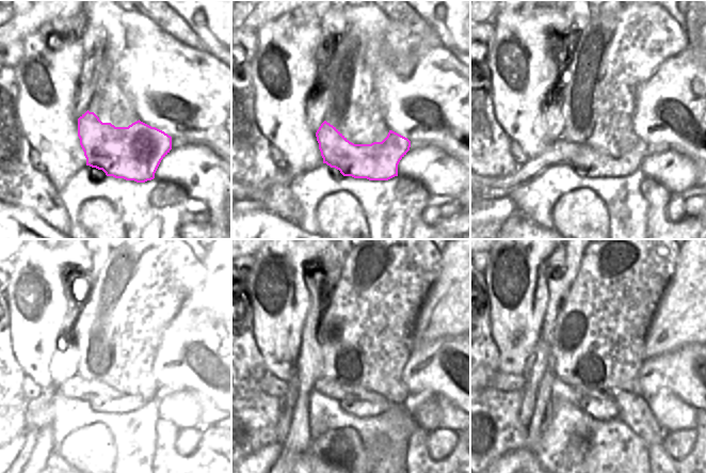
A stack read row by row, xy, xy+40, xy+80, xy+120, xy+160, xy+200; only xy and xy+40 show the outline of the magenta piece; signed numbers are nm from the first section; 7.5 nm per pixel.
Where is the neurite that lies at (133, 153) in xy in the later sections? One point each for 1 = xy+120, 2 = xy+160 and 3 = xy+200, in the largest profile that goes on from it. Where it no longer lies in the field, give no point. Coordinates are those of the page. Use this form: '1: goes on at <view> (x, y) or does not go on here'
1: goes on at xy+120 (118, 401)
2: goes on at xy+160 (358, 401)
3: goes on at xy+200 (599, 404)

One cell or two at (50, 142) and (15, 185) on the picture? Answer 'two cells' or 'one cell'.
two cells

